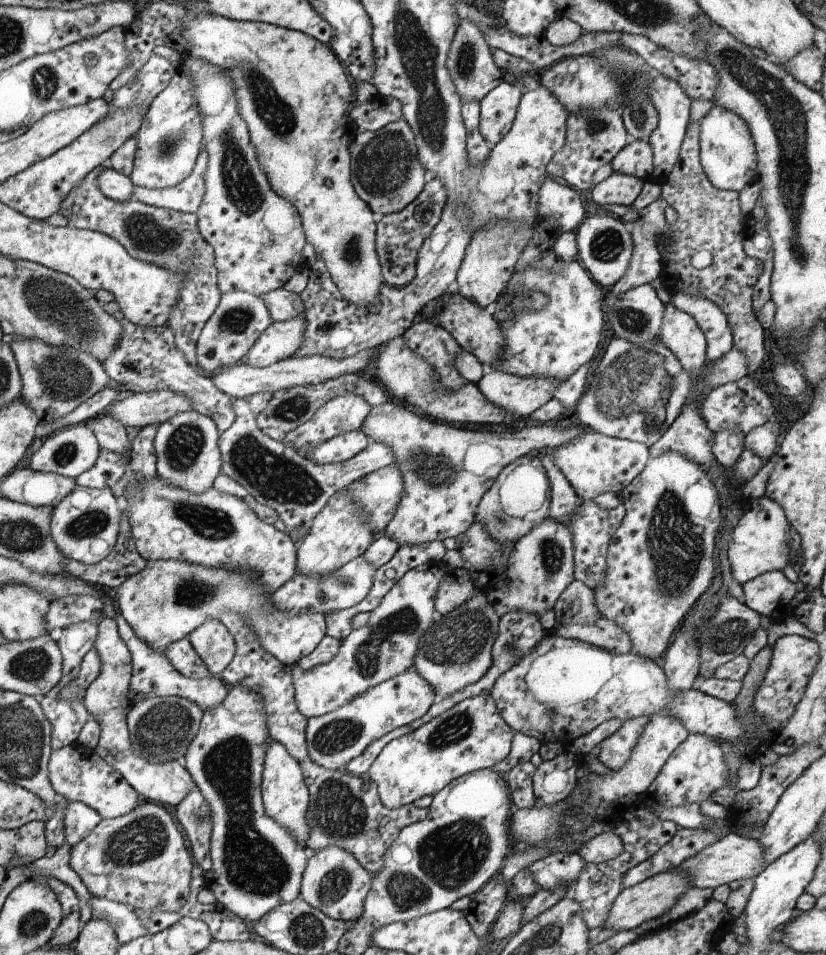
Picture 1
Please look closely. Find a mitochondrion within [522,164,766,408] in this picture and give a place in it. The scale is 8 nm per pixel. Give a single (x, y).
(606, 246)

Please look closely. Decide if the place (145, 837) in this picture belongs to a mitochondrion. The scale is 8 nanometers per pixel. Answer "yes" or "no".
yes

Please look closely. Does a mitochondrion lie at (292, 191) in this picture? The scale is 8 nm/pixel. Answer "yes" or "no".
no

